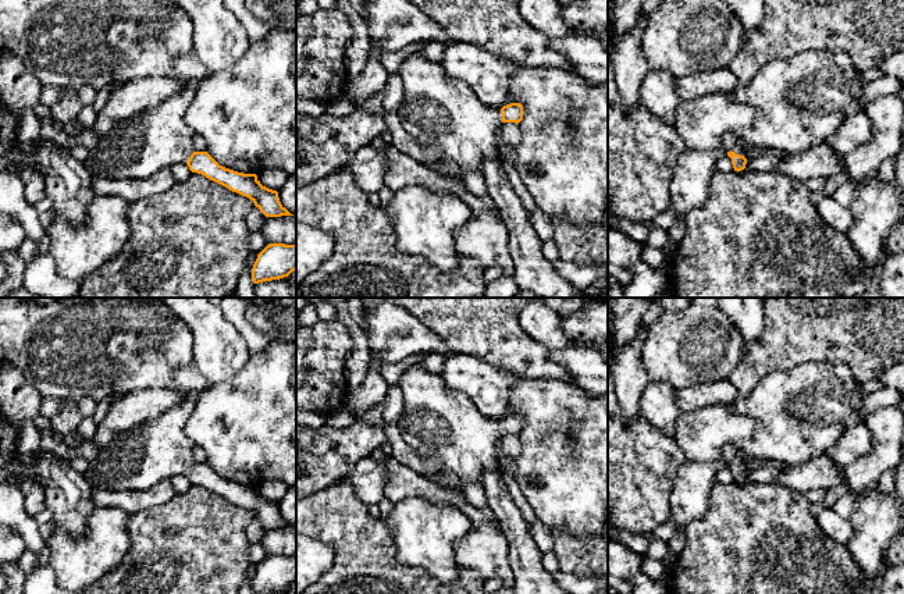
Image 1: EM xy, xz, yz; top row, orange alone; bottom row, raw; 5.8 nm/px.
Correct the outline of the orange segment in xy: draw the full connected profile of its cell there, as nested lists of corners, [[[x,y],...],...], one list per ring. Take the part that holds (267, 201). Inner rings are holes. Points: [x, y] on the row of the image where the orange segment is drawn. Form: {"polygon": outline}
{"polygon": [[[189,85],[161,104],[120,121],[89,150],[83,164],[92,175],[124,179],[186,163],[192,172],[249,198],[266,217],[293,216],[281,204],[278,192],[263,186],[256,174],[225,168],[207,152],[193,150],[195,132],[184,121],[193,97],[195,85]]]}

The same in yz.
{"polygon": [[[805,50],[787,60],[768,63],[748,85],[738,85],[732,93],[733,102],[755,109],[752,124],[733,131],[737,145],[727,156],[734,171],[745,168],[744,156],[750,146],[794,154],[822,143],[850,114],[861,110],[862,92],[859,72],[844,51]]]}

